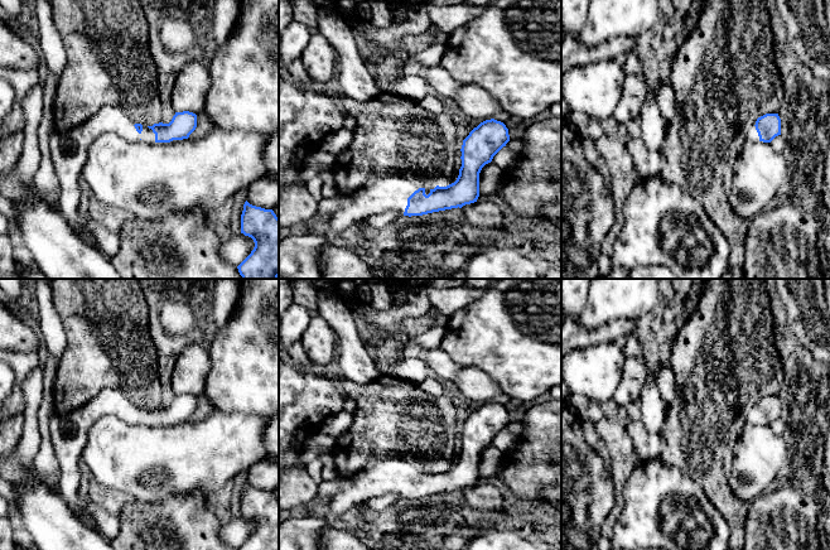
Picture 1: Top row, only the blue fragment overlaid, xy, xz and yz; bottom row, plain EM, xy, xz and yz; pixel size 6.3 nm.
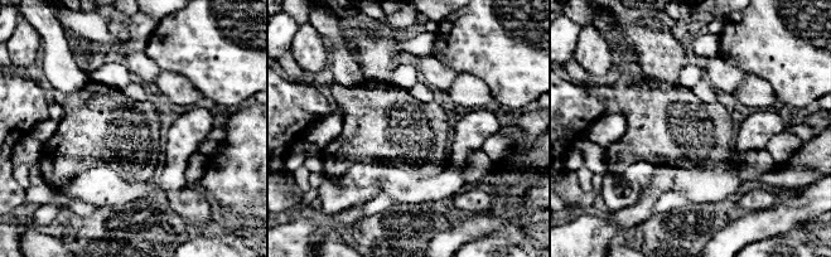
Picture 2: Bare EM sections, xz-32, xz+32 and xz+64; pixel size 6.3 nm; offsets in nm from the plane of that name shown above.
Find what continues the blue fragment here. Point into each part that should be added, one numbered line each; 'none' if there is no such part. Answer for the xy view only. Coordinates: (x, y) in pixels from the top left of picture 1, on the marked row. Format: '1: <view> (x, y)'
1: xy (68, 149)

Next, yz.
1: yz (752, 133)

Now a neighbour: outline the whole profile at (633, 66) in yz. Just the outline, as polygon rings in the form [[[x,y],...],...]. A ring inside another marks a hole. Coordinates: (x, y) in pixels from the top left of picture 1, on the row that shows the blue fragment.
[[[632,53],[627,57],[627,62],[623,66],[623,69],[627,74],[643,73],[641,61]]]

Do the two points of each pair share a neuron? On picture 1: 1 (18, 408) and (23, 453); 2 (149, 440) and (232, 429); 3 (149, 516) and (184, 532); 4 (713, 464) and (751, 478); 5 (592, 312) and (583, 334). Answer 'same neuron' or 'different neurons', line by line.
1: different neurons
2: same neuron
3: same neuron
4: different neurons
5: different neurons

